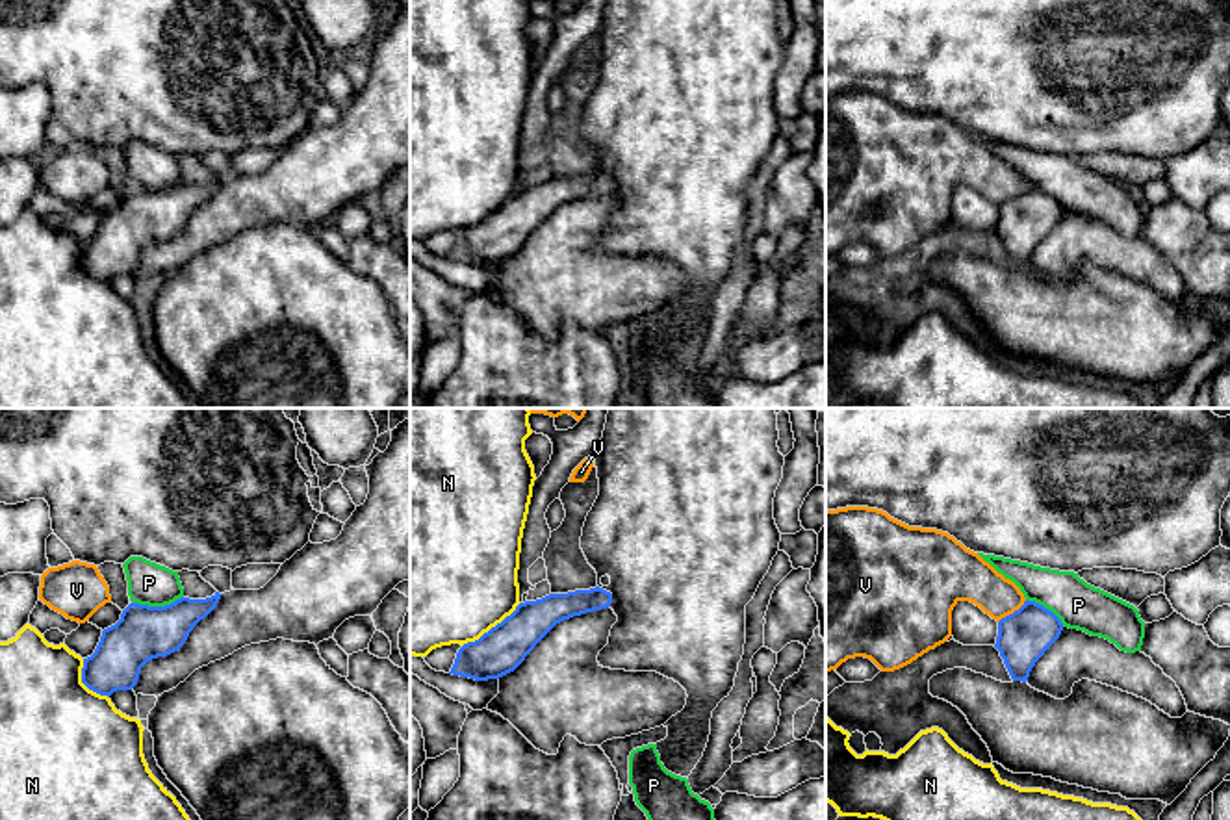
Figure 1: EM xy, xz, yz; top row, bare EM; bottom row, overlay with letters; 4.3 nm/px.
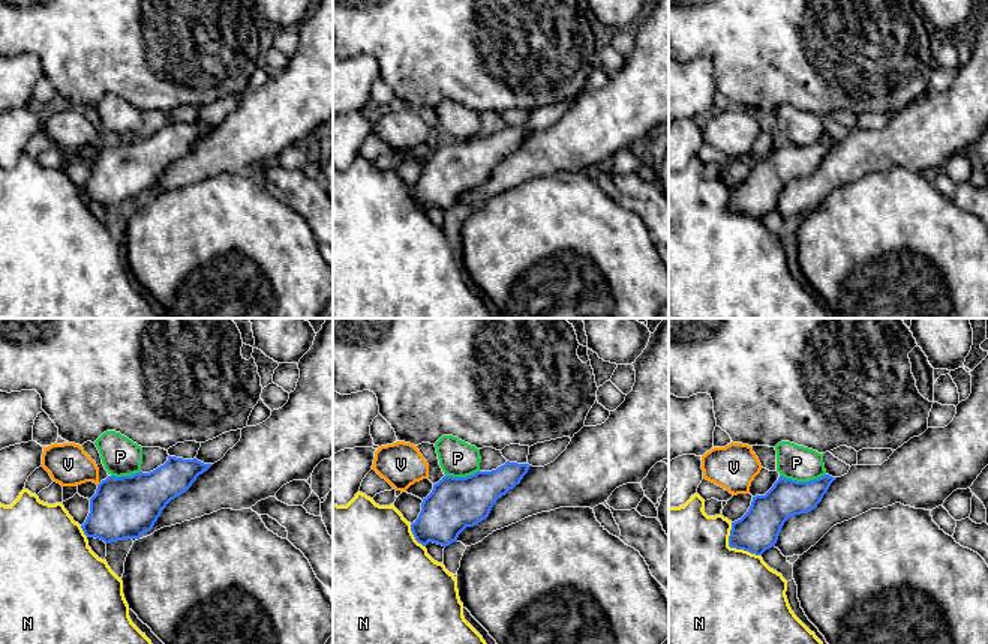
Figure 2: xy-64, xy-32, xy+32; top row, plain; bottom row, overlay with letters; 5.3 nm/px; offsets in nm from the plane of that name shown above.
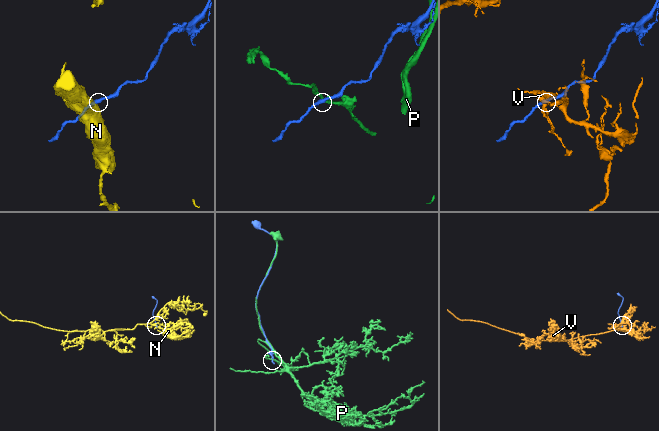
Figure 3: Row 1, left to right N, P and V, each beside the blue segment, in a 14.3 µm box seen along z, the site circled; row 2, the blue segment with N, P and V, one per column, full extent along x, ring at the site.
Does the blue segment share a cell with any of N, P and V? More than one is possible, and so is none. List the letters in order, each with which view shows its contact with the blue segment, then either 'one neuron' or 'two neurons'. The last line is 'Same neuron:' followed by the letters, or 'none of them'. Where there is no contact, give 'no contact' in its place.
N: xz | two neurons
P: xy | two neurons
V: yz | two neurons
Same neuron: none of them

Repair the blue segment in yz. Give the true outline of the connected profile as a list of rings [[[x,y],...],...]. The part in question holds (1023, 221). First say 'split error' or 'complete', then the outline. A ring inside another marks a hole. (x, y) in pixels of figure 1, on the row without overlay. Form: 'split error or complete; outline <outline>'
split error; outline [[[1026,184],[998,206],[994,232],[1013,265],[1056,284],[1069,282],[1078,265],[1089,263],[1143,282],[1171,302],[1187,297],[1180,273],[1150,241],[1121,236],[1106,223],[1069,213],[1035,186]]]

